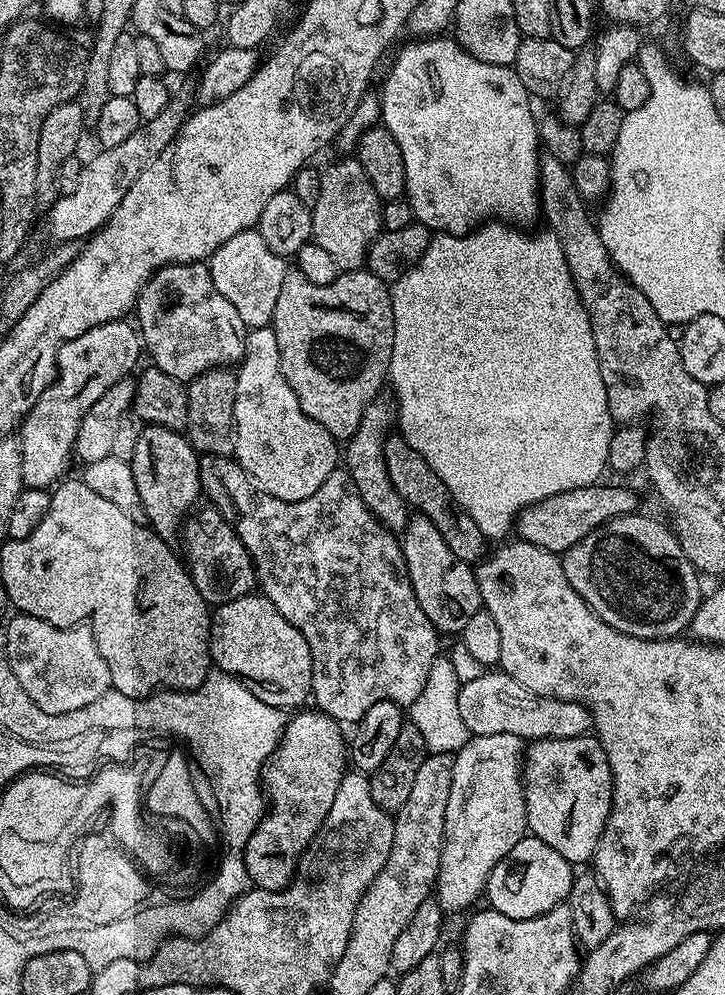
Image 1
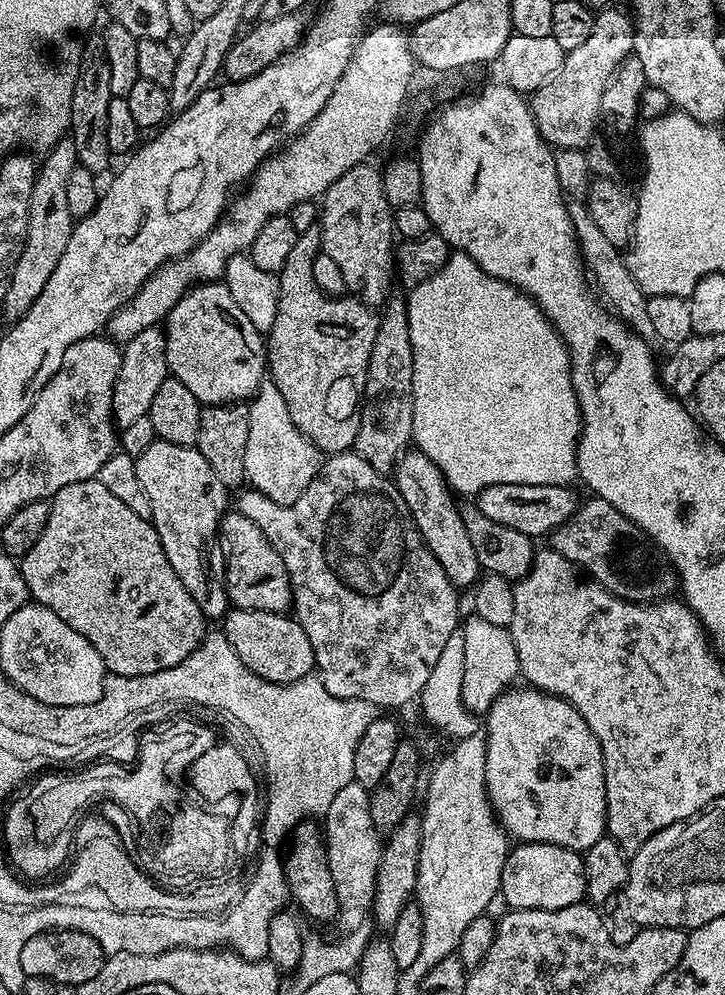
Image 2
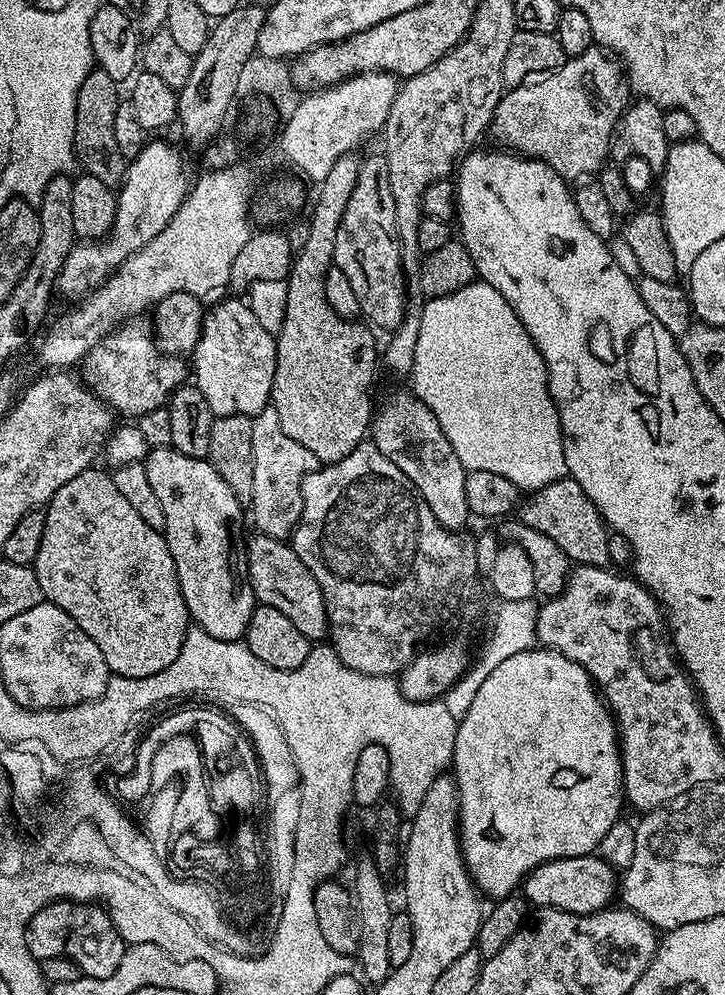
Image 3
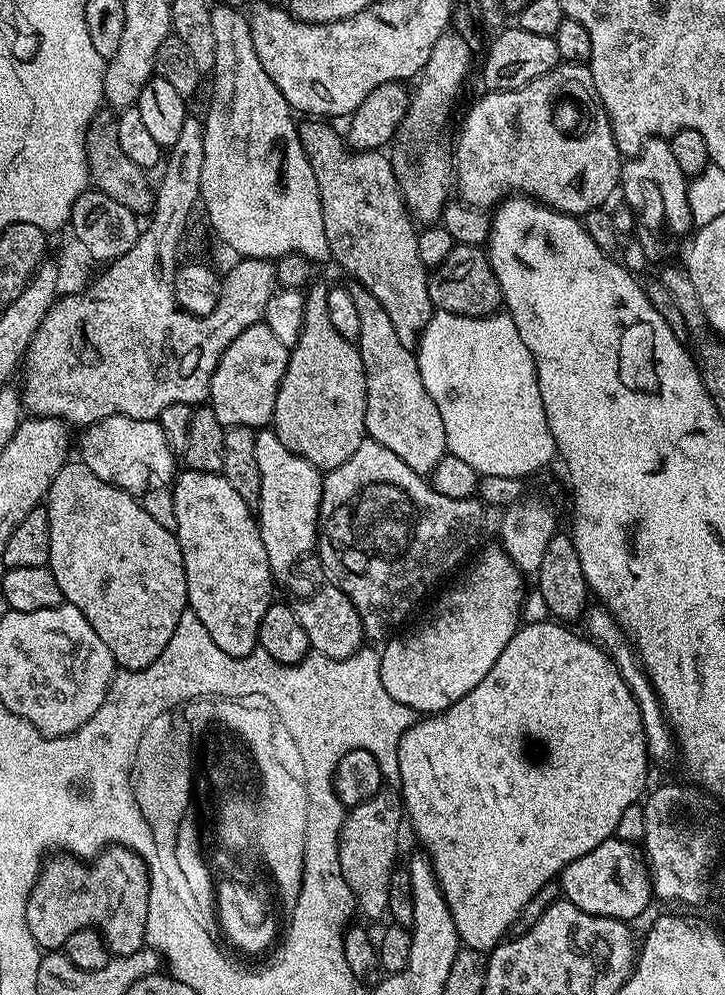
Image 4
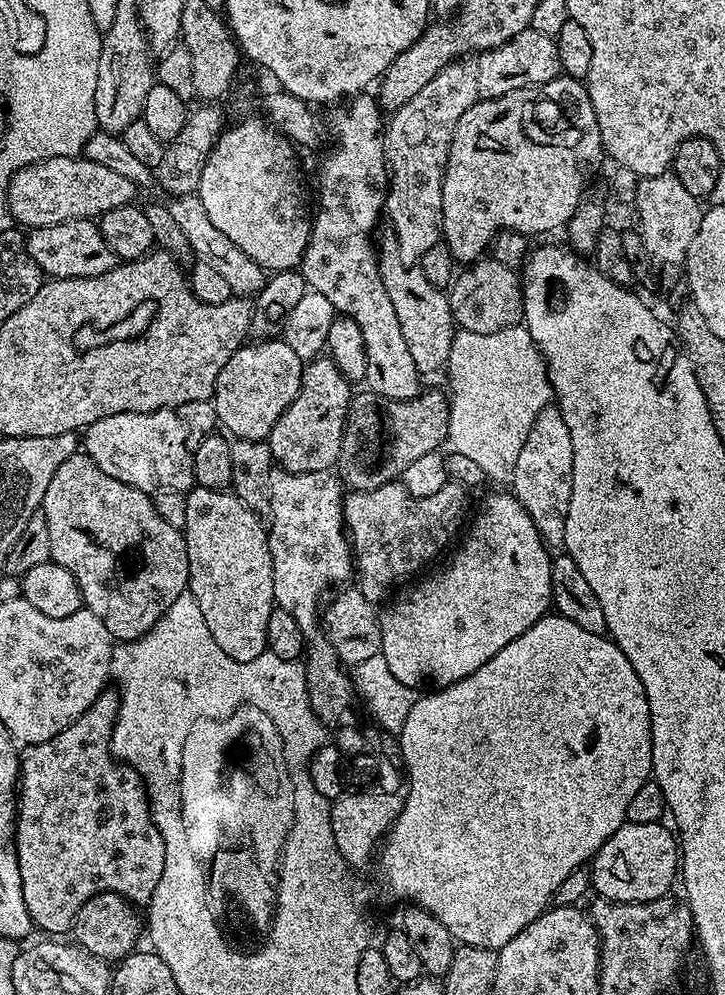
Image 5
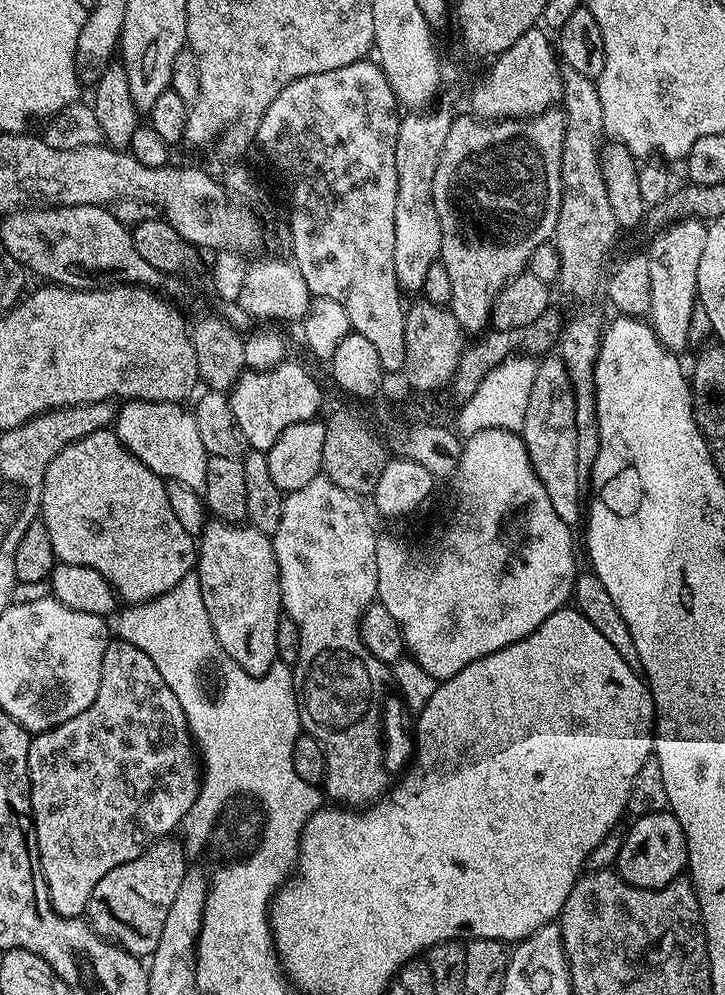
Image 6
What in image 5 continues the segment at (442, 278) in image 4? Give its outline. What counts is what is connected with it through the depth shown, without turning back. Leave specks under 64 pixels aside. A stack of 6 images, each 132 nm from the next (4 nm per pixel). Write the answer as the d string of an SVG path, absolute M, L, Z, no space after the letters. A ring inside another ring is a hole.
M481 258L471 266L465 267L452 281L446 292L452 316L456 319L457 329L474 334L494 334L498 330L515 328L524 319L524 285L519 271L491 258Z

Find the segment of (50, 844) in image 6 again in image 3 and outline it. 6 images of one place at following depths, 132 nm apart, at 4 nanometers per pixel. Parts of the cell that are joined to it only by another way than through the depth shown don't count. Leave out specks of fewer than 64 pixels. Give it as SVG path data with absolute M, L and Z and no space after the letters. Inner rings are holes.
M57 898L48 904L26 926L26 946L35 960L65 956L79 966L90 978L110 978L118 970L125 950L124 939L118 934L107 911L96 902L77 902Z

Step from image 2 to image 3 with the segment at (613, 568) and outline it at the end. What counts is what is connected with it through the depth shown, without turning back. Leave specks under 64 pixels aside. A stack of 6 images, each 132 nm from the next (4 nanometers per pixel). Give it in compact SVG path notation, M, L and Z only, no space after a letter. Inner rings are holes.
M571 478L555 480L546 486L535 489L525 495L518 505L518 518L526 526L546 534L559 546L573 565L589 564L595 568L608 568L608 536L610 529L605 524L602 514L594 506L590 498L586 498L586 490L578 486Z

